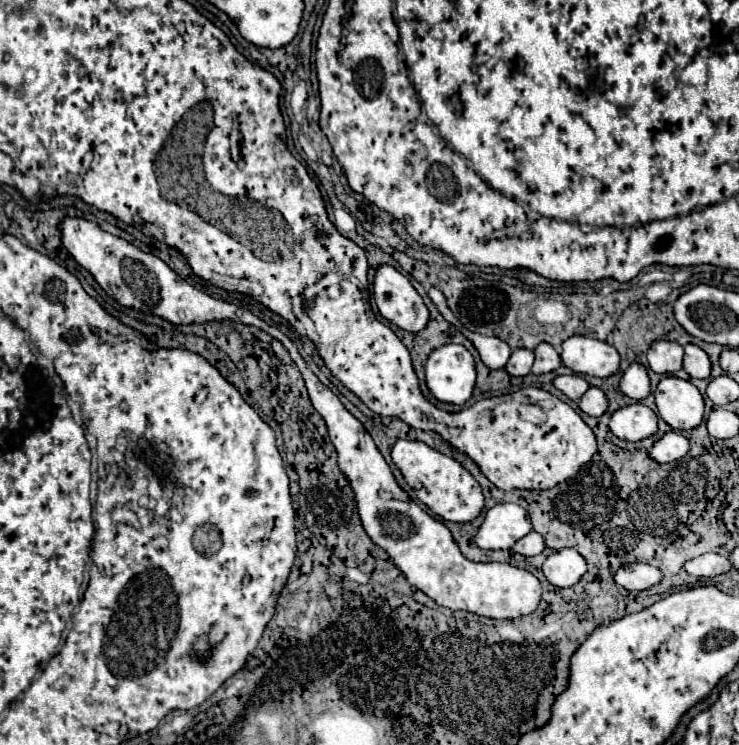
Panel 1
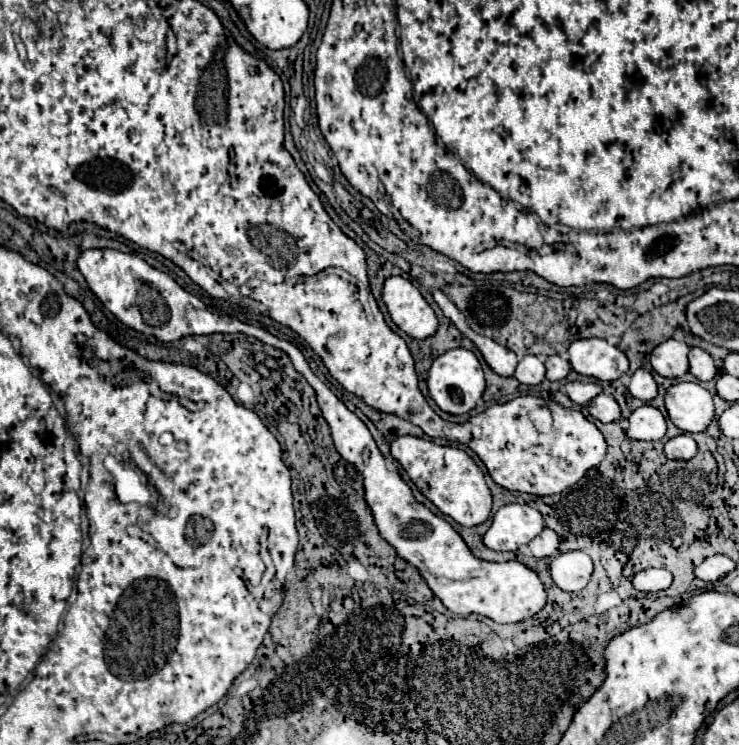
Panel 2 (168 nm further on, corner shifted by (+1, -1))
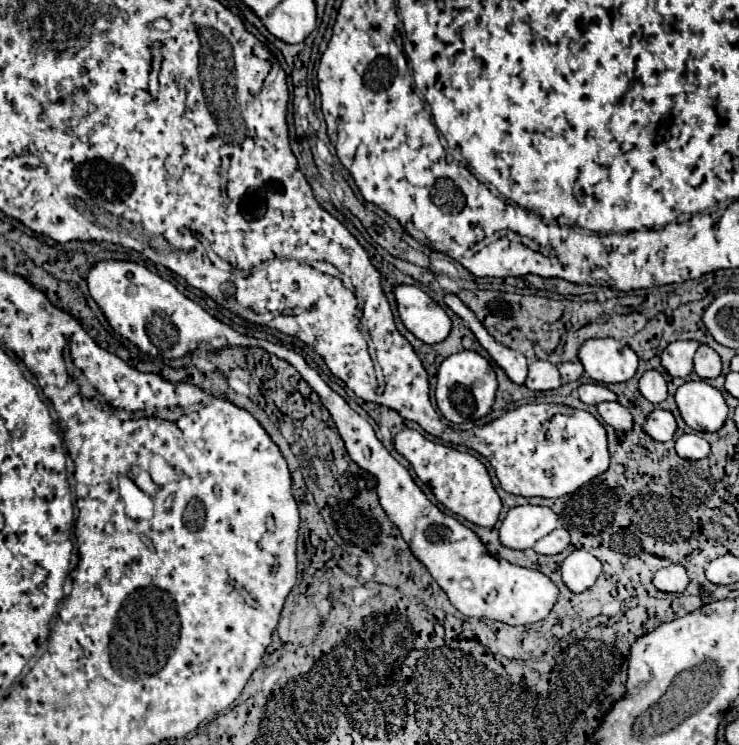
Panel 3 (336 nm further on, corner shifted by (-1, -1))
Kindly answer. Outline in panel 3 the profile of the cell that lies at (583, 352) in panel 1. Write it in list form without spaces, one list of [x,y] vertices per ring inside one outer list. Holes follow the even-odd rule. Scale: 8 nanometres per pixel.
[[[614,338],[586,340],[578,356],[586,374],[604,384],[628,382],[638,370],[636,352]]]

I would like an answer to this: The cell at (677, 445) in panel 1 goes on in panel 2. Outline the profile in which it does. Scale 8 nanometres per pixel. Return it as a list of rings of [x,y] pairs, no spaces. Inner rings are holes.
[[[680,434],[664,444],[664,454],[670,460],[690,460],[696,454],[696,442],[688,434]]]

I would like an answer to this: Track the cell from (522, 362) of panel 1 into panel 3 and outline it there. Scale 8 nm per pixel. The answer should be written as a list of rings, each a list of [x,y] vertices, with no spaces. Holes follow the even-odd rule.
[[[536,360],[530,364],[526,386],[530,390],[554,390],[562,386],[562,378],[558,372],[558,366],[546,360]]]

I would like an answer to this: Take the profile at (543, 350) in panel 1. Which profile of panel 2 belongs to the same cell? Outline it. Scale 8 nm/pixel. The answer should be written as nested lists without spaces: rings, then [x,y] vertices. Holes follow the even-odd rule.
[[[558,354],[548,356],[544,360],[544,366],[546,366],[546,380],[562,380],[570,372],[570,362]]]

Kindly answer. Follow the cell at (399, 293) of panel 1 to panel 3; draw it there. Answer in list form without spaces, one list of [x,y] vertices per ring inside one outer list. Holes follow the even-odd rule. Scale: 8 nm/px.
[[[398,286],[394,290],[396,304],[404,326],[422,342],[438,344],[452,330],[450,316],[418,286]]]

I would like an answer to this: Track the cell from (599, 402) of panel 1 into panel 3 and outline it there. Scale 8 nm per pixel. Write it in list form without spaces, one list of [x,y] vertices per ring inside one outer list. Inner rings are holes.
[[[602,402],[596,406],[602,420],[606,424],[610,424],[614,430],[620,430],[620,432],[628,432],[632,430],[632,414],[618,402]]]

